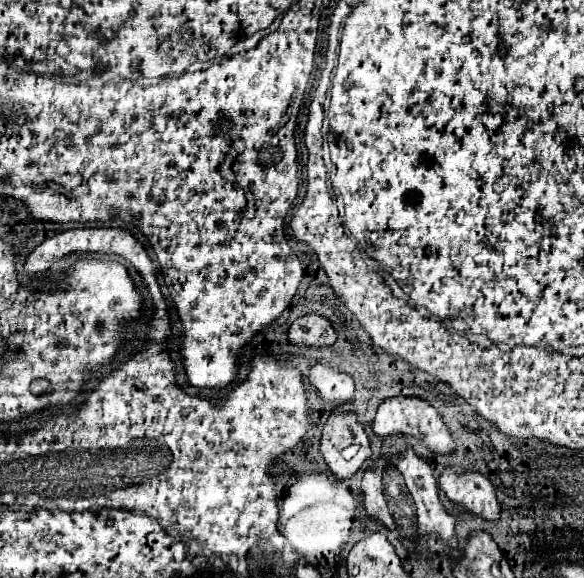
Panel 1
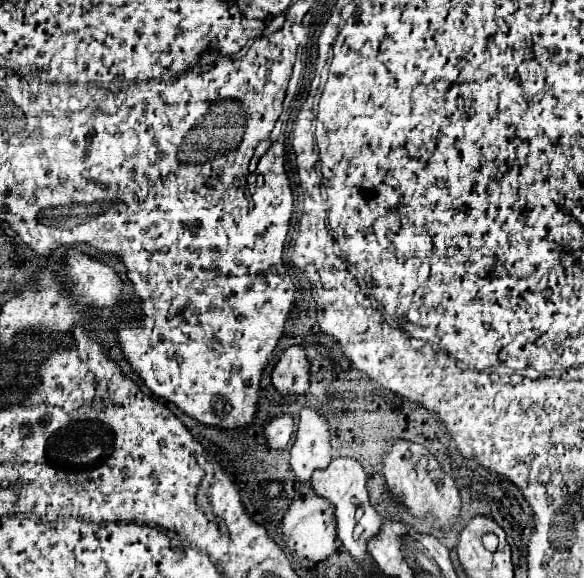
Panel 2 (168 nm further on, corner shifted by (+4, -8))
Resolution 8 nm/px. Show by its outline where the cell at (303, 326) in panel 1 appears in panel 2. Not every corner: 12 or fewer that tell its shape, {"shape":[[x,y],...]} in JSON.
{"shape":[[304,345],[288,347],[272,371],[274,387],[306,393],[310,361]]}

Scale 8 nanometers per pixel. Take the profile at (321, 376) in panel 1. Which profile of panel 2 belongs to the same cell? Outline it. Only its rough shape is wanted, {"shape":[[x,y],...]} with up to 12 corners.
{"shape":[[300,411],[290,467],[300,481],[332,459],[328,417]]}

